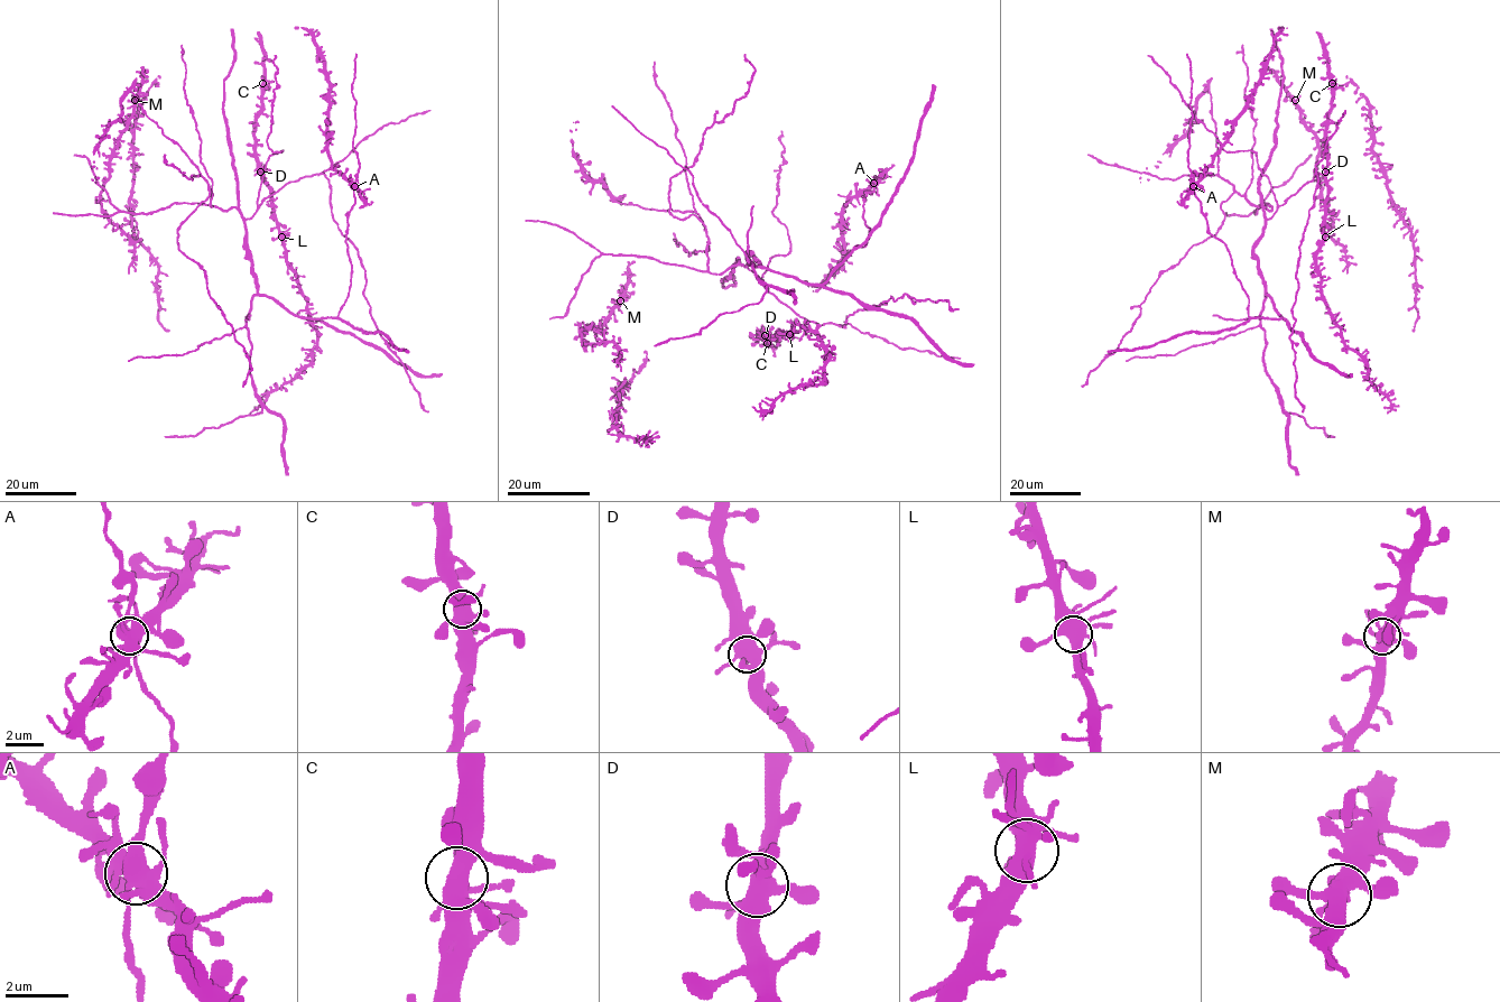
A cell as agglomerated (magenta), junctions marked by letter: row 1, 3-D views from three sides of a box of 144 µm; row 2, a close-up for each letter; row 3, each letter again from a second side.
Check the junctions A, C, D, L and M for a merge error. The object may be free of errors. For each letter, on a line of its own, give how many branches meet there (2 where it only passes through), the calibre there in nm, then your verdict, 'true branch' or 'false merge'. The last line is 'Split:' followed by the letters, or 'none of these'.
A: branches 7; calibre 550 nm; true branch
C: branches 6; calibre 480 nm; true branch
D: branches 7; calibre 500 nm; true branch
L: branches 8; calibre 550 nm; true branch
M: branches 6; calibre 440 nm; true branch
Split: none of these

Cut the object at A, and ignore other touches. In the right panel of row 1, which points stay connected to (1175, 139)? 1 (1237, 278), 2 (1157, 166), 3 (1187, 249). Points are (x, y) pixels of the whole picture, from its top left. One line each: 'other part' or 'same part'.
1: other part
2: same part
3: same part

